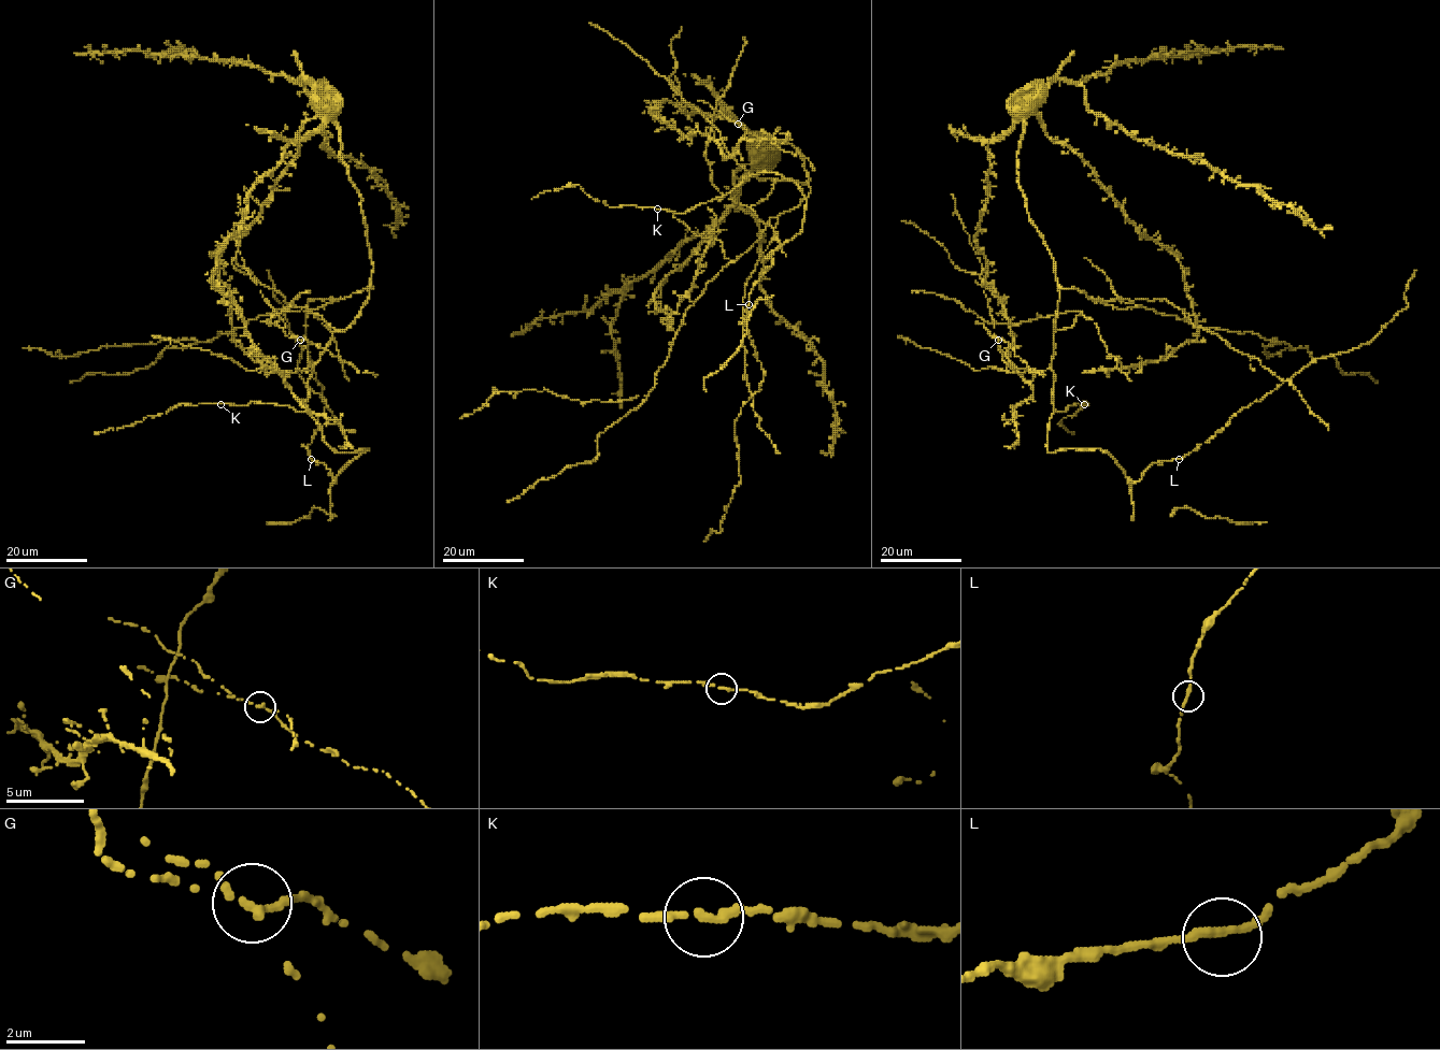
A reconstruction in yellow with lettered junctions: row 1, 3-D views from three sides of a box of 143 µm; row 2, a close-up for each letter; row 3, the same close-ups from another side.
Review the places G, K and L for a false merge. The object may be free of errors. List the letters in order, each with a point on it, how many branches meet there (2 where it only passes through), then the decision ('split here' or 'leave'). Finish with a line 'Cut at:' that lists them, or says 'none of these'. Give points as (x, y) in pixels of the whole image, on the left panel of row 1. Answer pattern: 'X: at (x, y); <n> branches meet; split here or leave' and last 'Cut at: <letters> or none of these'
G: at (300, 340); 2 branches meet; split here
K: at (221, 404); 2 branches meet; leave
L: at (311, 459); 2 branches meet; leave
Cut at: G

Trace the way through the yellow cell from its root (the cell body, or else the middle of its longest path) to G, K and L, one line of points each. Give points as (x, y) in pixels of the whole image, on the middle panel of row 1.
G: (806, 184), (778, 180), (769, 196), (751, 206), (724, 197), (712, 182), (706, 157), (713, 110), (737, 124)
K: (806, 184), (751, 176), (744, 177), (728, 193), (685, 213), (657, 209)
L: (806, 184), (743, 178), (780, 174), (806, 200), (801, 230), (773, 252), (773, 263), (753, 288), (749, 304)

